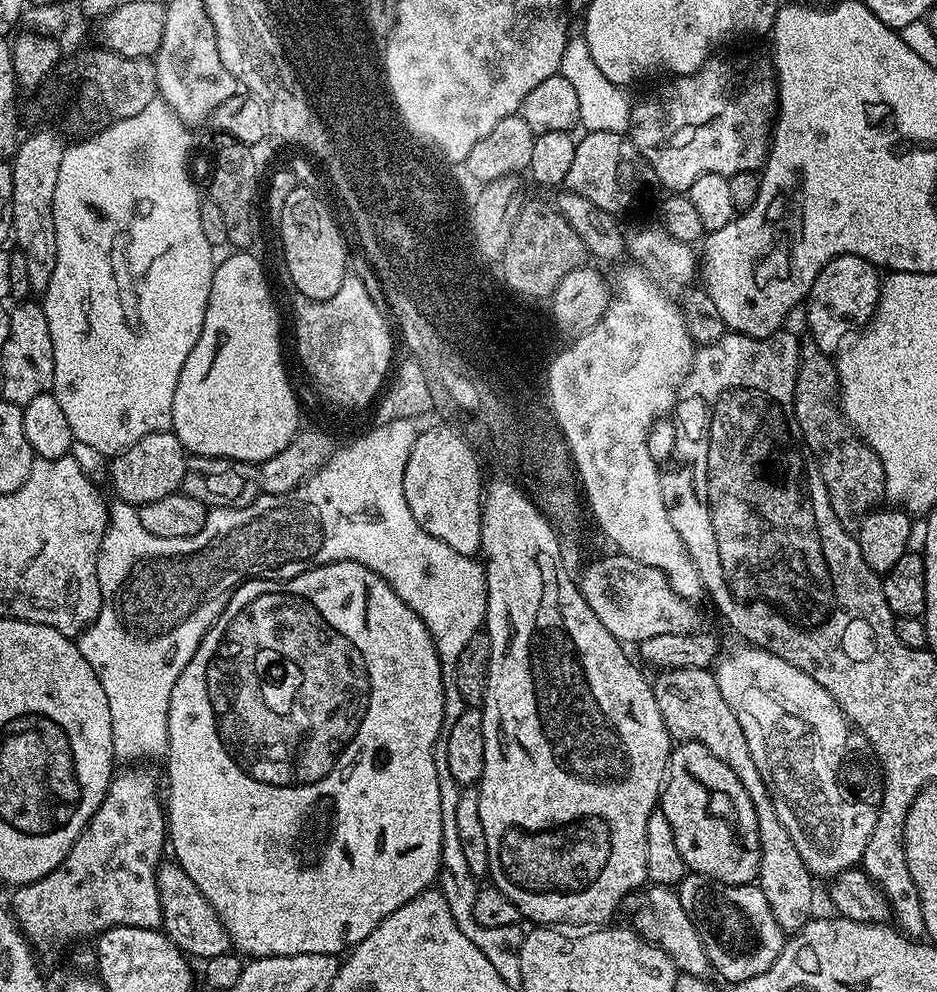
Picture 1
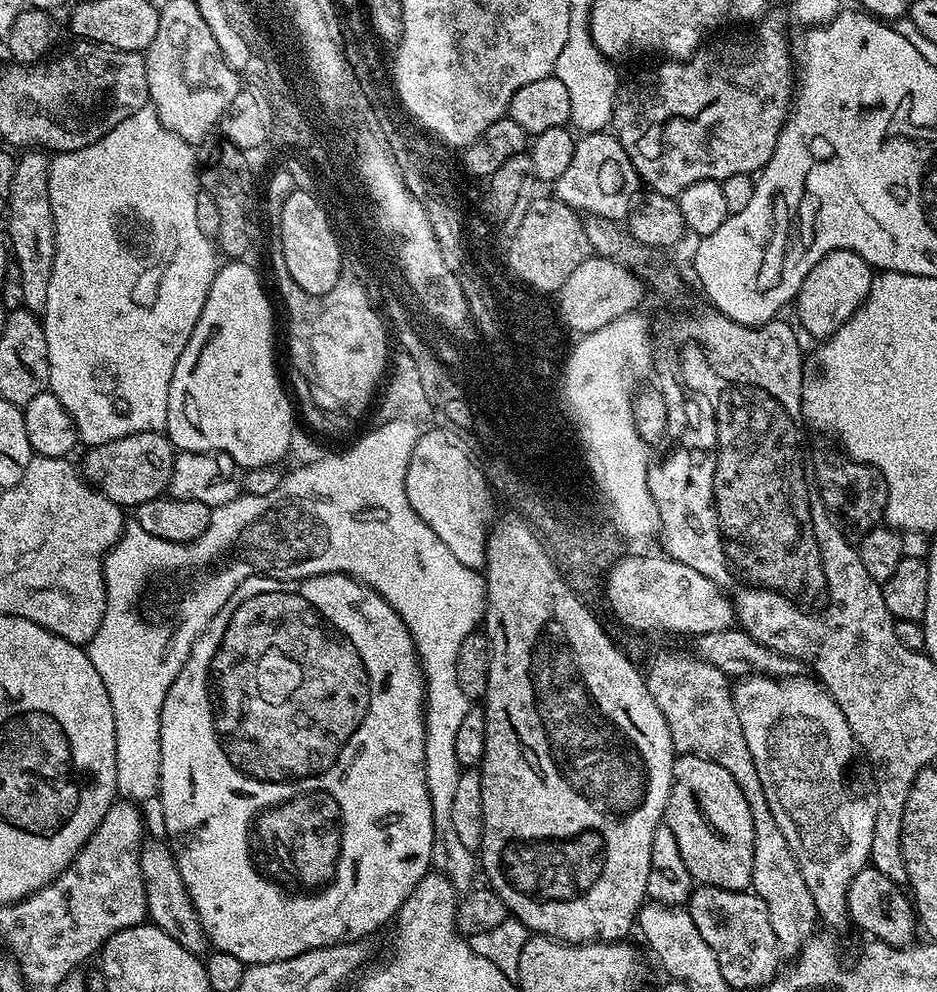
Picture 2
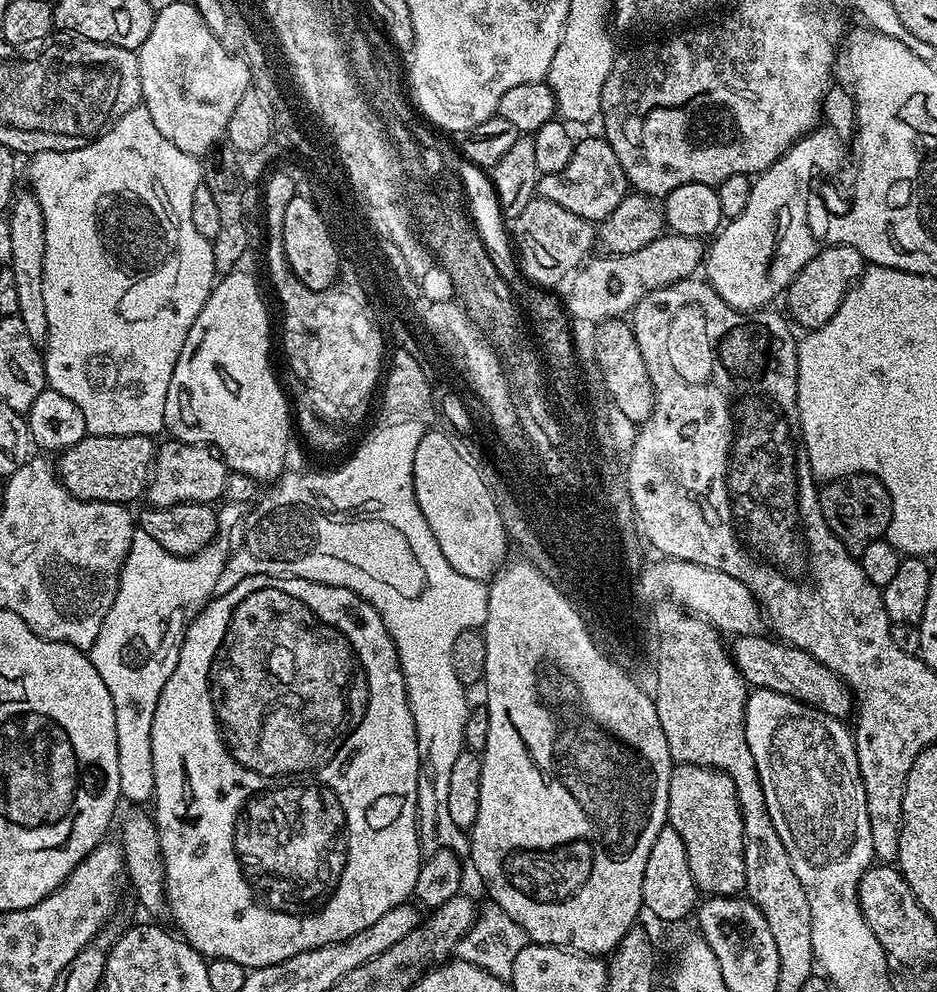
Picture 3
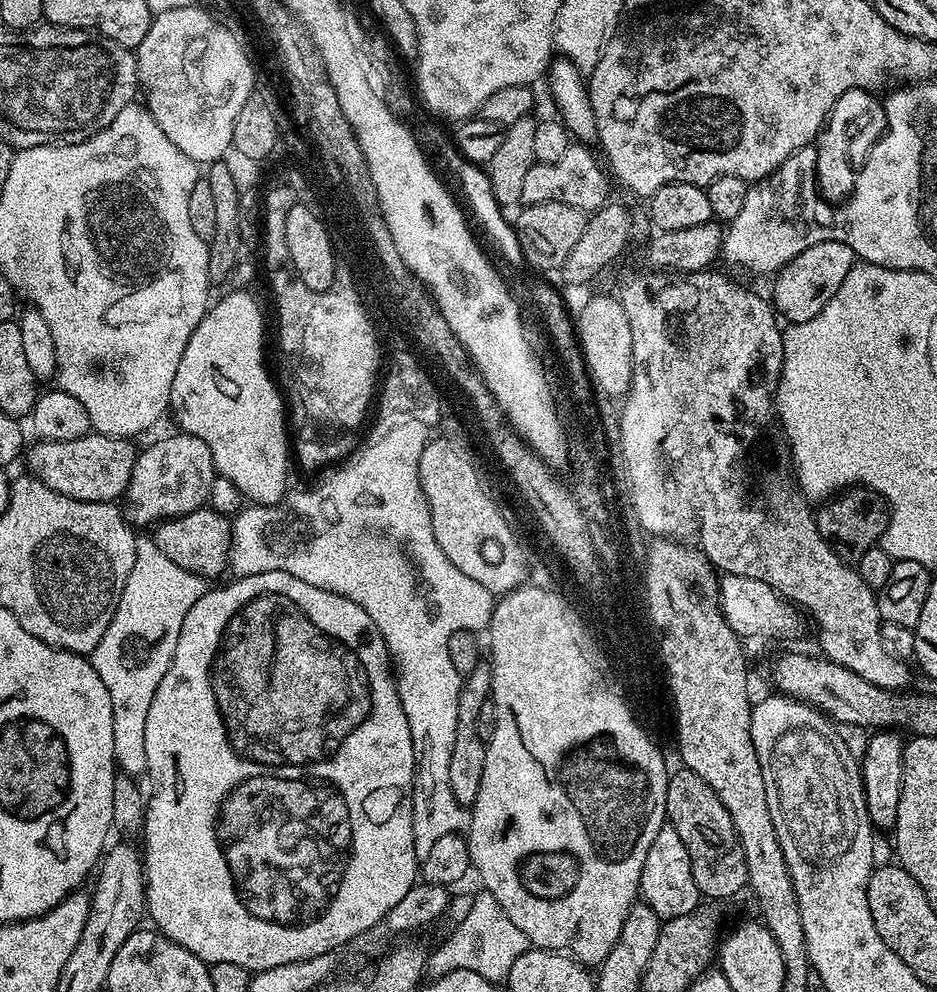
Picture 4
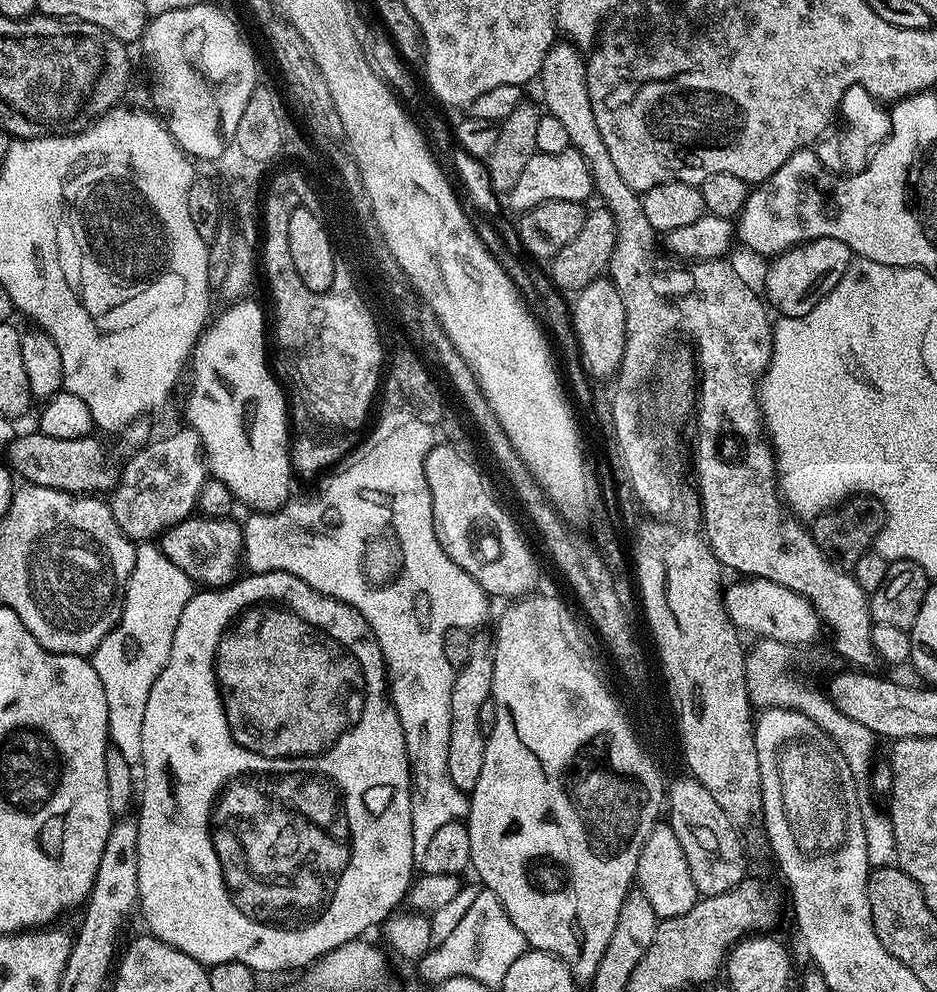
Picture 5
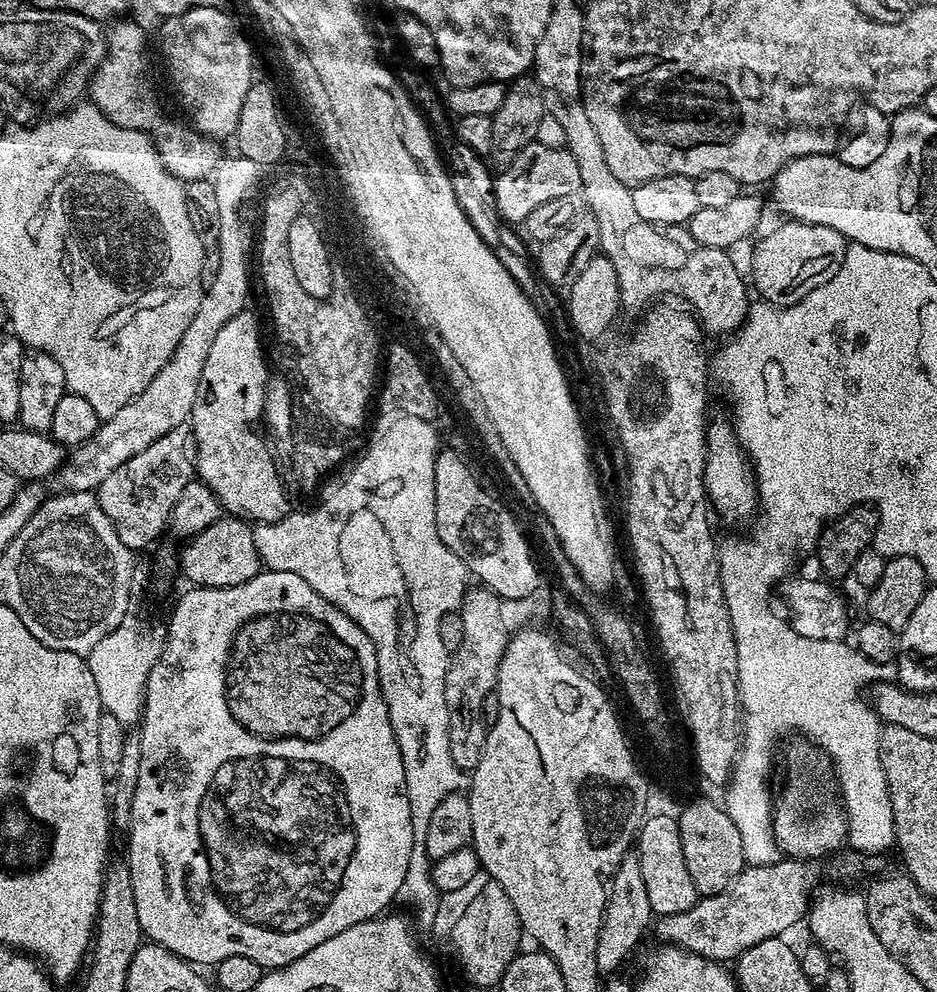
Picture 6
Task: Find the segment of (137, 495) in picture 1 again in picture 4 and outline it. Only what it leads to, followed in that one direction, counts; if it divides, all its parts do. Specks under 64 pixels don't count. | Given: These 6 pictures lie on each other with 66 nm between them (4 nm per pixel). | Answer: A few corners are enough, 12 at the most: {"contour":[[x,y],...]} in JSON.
{"contour":[[91,432],[38,440],[31,475],[72,500],[113,503],[138,450]]}

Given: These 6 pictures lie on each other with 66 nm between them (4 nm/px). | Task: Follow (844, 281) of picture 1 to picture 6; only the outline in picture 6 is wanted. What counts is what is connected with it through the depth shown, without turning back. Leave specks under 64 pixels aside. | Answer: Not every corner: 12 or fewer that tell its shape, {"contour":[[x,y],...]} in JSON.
{"contour":[[778,225],[755,245],[759,299],[788,308],[830,282],[848,244],[830,226]]}

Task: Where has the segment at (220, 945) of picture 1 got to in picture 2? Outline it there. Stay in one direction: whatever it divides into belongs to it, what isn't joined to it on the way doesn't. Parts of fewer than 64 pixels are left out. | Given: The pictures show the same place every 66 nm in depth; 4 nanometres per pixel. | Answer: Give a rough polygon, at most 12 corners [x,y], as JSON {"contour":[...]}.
{"contour":[[171,847],[140,849],[149,921],[196,955],[207,936]]}

